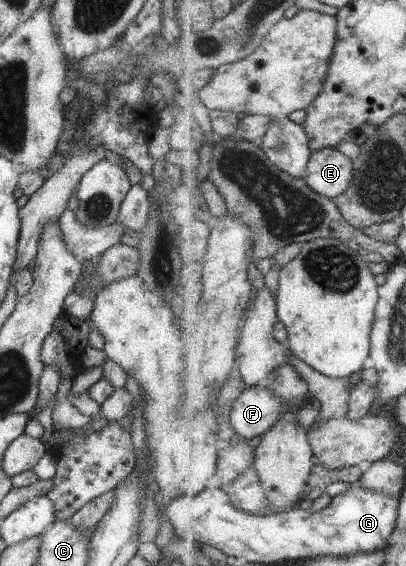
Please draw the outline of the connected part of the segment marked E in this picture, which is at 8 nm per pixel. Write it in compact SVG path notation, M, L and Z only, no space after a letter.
M335 148L312 153L306 174L307 185L316 193L336 200L354 181L353 160Z

